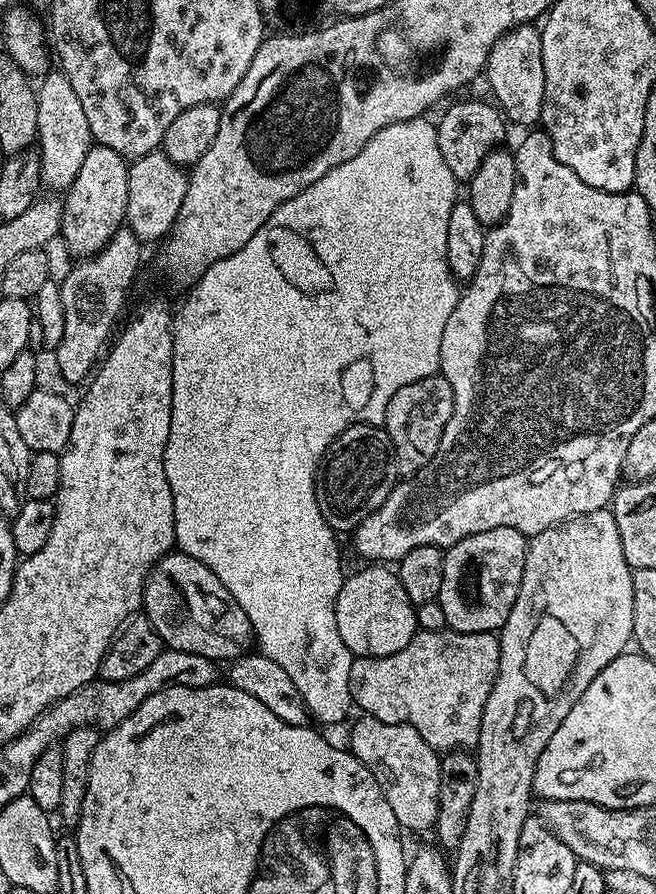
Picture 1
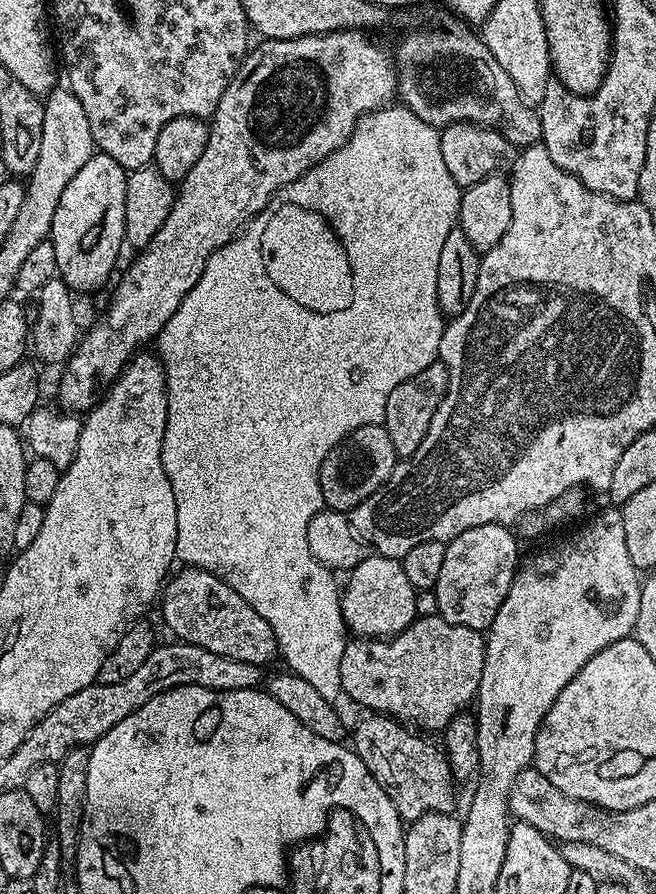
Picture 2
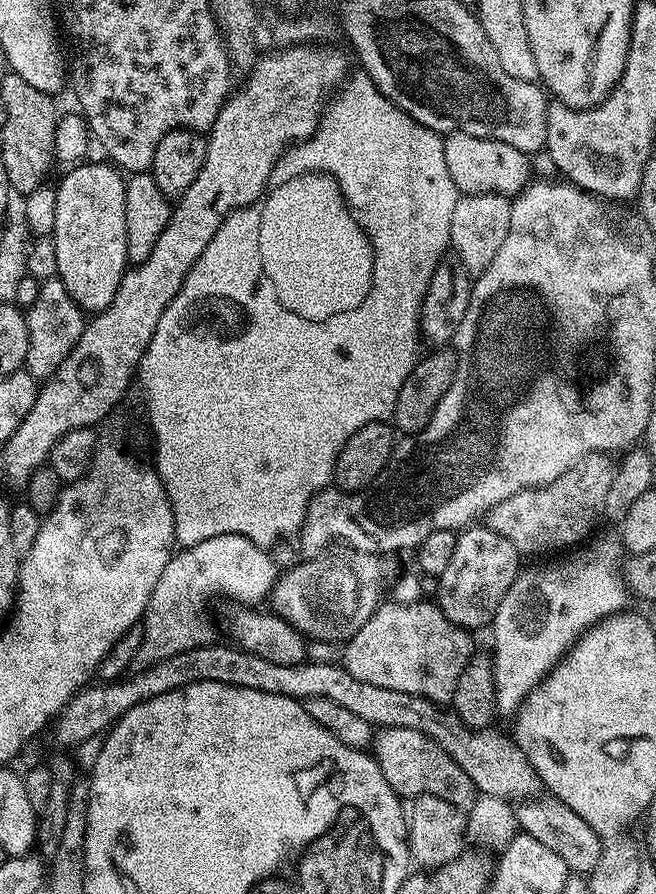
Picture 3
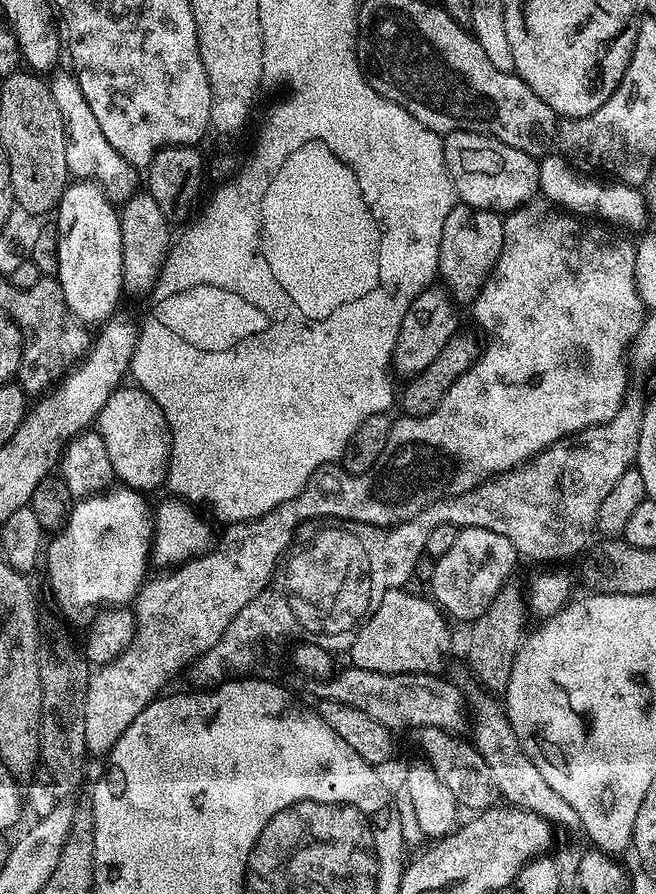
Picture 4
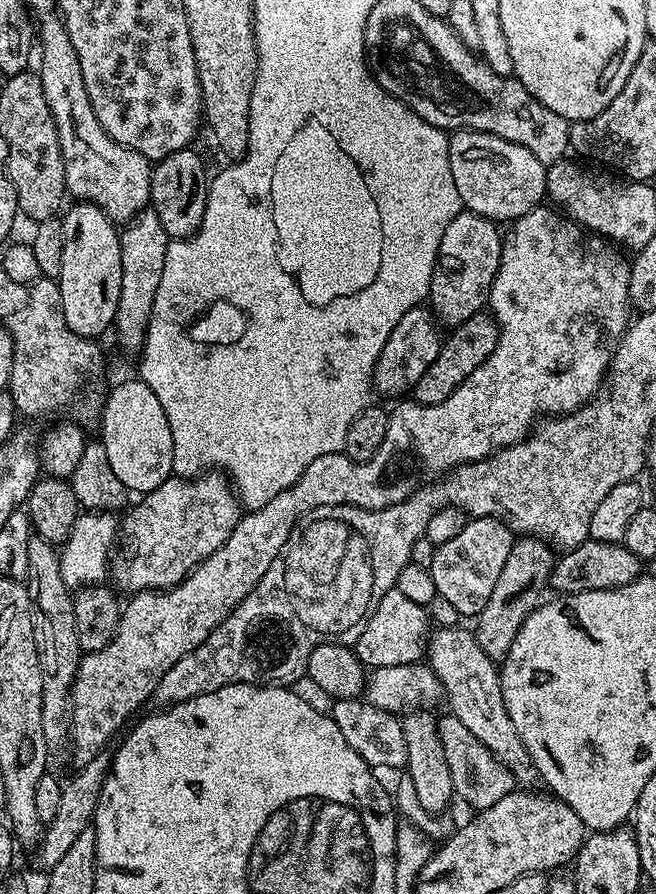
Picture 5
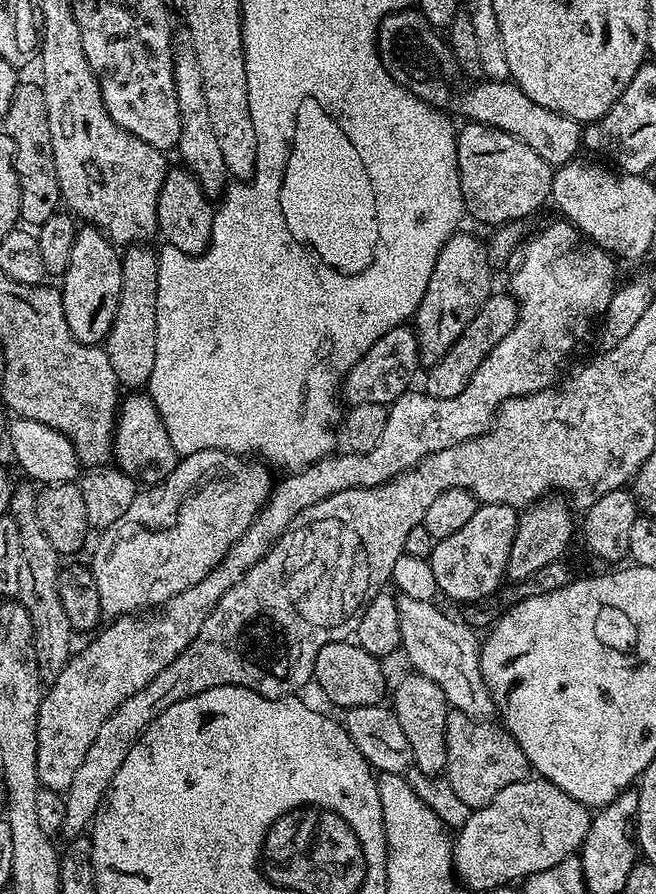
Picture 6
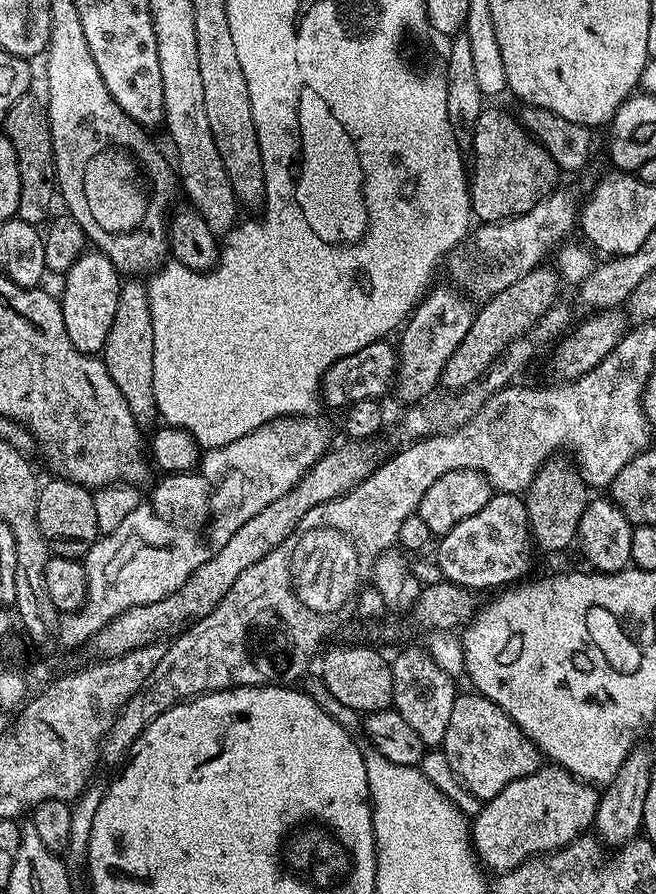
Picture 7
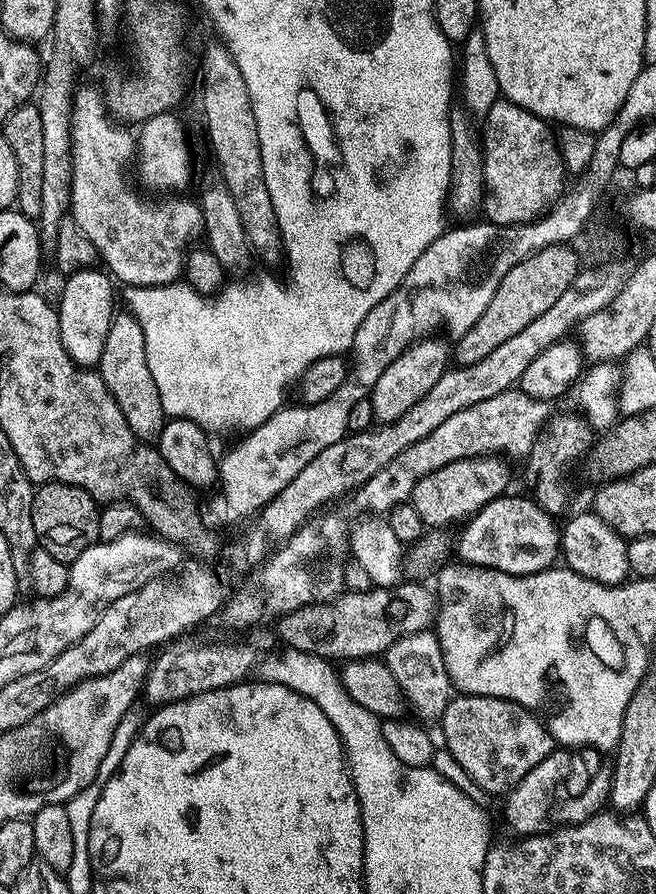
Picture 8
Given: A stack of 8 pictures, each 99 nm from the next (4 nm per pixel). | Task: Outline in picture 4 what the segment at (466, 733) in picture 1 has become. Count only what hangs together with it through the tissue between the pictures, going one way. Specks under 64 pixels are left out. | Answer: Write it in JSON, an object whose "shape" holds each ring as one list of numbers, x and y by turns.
{"shape":[[399,588,390,590,361,624,350,649,351,663,355,667,392,675,403,672,443,673,444,663,452,652,449,621,427,595,415,596,408,591]]}

